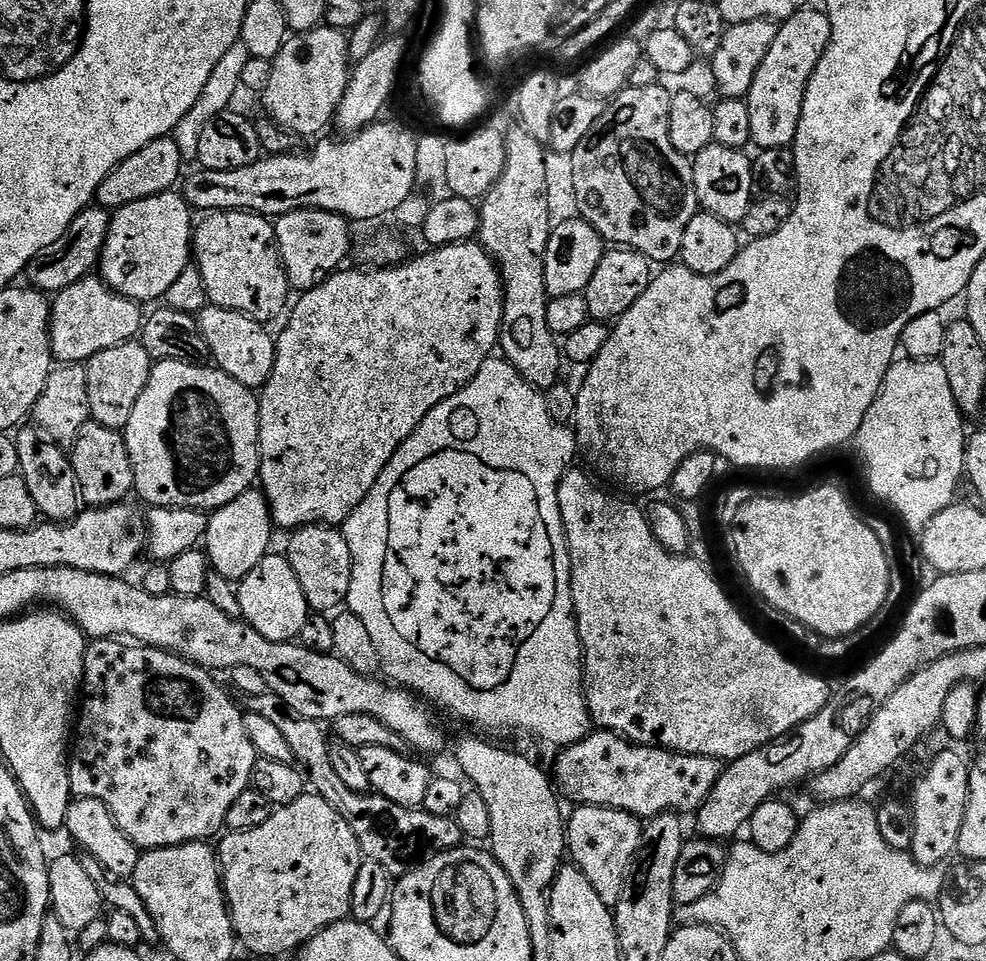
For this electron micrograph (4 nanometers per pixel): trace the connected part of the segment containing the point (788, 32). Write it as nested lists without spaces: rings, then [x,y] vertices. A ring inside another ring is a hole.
[[[815,6],[803,8],[798,14],[794,14],[789,20],[783,21],[776,29],[774,46],[763,60],[762,66],[758,66],[758,74],[754,74],[754,82],[750,86],[747,94],[747,102],[750,106],[750,134],[752,135],[752,144],[757,149],[766,148],[787,148],[796,139],[798,122],[802,114],[802,102],[806,94],[806,86],[830,42],[832,33],[832,23],[828,17],[827,11],[820,12]]]

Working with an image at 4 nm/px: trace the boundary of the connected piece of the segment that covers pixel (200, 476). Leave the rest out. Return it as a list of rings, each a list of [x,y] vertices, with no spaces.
[[[161,360],[153,363],[150,382],[146,382],[146,390],[142,390],[142,398],[134,405],[134,414],[130,414],[130,422],[123,428],[126,450],[130,454],[130,462],[134,470],[135,495],[145,500],[145,505],[153,508],[198,508],[215,510],[234,502],[238,494],[249,491],[257,483],[260,474],[260,402],[253,389],[242,386],[230,374],[221,372],[215,366],[203,364],[187,364],[173,360]]]

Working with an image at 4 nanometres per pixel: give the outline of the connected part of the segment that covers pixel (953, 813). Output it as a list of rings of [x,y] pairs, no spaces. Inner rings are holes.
[[[940,752],[936,761],[912,784],[912,821],[914,822],[914,842],[911,853],[927,868],[943,865],[951,852],[957,851],[958,834],[962,832],[962,819],[965,817],[966,802],[969,798],[968,762],[956,752]]]

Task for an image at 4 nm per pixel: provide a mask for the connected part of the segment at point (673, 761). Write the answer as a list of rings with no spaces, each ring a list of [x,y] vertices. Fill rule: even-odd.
[[[593,730],[589,732],[585,740],[579,740],[569,746],[569,748],[559,749],[560,757],[556,760],[556,765],[550,768],[550,776],[554,781],[554,787],[565,801],[569,800],[569,805],[583,806],[585,804],[593,804],[594,806],[602,806],[603,808],[617,808],[623,812],[629,812],[630,815],[637,818],[651,818],[660,816],[663,812],[674,812],[677,814],[695,814],[699,812],[700,807],[706,802],[706,798],[710,794],[710,790],[714,790],[714,782],[718,782],[722,771],[721,761],[716,760],[712,756],[695,756],[694,754],[686,754],[685,752],[671,752],[668,748],[654,748],[647,744],[634,744],[631,740],[625,740],[619,736],[617,732],[605,732],[603,730]]]

